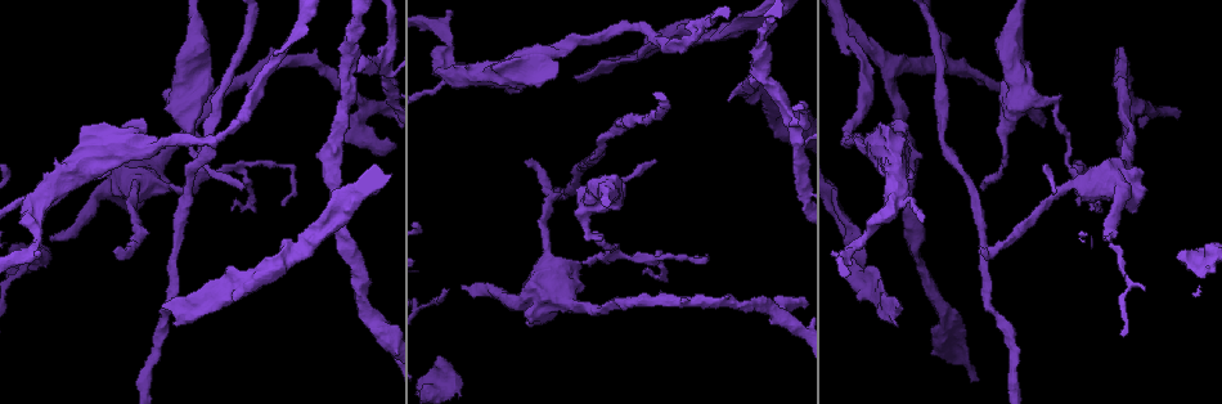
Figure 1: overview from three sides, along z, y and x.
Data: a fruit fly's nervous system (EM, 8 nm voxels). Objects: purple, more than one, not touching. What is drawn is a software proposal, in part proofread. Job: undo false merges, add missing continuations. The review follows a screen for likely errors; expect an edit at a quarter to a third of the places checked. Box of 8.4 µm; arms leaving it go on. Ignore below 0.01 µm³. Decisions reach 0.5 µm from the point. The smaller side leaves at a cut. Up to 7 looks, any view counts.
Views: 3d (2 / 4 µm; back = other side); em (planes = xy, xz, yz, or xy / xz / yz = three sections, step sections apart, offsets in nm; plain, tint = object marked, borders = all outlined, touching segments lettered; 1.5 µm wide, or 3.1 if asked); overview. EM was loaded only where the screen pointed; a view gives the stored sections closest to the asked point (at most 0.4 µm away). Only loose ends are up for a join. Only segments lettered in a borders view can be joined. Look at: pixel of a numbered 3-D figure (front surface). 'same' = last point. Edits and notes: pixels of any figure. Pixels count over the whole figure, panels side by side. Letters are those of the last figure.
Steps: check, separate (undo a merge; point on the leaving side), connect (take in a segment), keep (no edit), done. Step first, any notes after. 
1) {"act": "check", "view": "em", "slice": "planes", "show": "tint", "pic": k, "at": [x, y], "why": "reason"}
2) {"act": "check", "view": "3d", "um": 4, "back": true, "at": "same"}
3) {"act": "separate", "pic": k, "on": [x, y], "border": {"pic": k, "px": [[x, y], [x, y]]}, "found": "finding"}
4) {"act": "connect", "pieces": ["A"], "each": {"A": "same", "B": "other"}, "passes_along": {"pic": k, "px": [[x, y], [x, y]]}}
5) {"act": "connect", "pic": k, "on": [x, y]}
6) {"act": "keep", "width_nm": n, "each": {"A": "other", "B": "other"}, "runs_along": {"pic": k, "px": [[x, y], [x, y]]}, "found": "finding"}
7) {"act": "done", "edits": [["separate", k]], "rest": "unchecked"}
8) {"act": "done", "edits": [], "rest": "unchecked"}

{"act": "check", "view": "em", "slice": "xz", "step": 8, "show": "borders", "pic": 1, "at": [607, 256], "why": "calibre changes"}

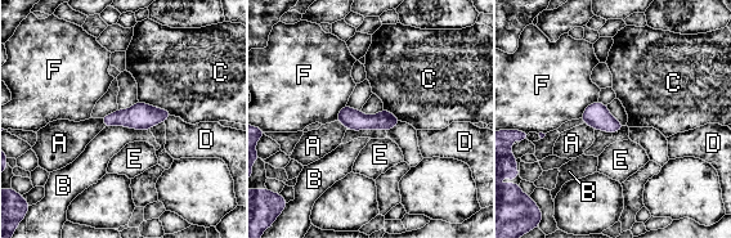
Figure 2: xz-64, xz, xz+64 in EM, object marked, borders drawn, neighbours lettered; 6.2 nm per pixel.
{"act": "keep", "each": {"A": "other", "B": "other", "C": "other", "D": "other", "E": "other", "F": "other"}, "border": {"pic": 2, "px": [[104, 126], [128, 126], [149, 130]]}, "found": "continuous, no second cell"}

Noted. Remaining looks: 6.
{"act": "check", "view": "em", "slice": "planes", "show": "tint", "pic": 1, "at": [893, 67], "why": "a fork"}

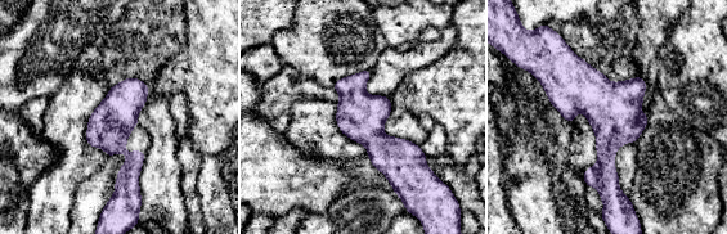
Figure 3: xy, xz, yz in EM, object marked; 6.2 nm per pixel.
{"act": "check", "view": "em", "slice": "planes", "show": "borders", "at": "same", "why": "what lies round it"}

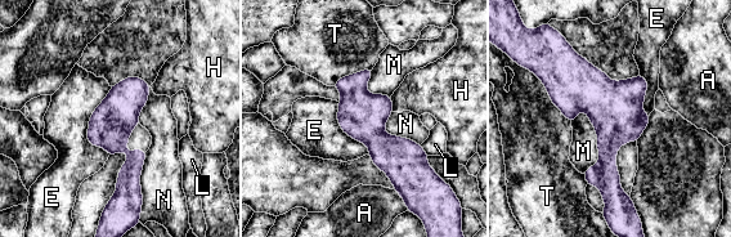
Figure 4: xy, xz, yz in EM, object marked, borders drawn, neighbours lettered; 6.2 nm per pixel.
{"act": "keep", "each": {"A": "other", "E": "other", "H": "other", "L": "other", "M": "other", "N": "other", "T": "other"}, "runs_along": {"pic": 4, "px": [[570, 52], [606, 107], [605, 193]]}, "found": "one cell here"}

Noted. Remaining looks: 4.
{"act": "check", "view": "3d", "um": 2, "pic": 1, "at": [1136, 108], "why": "branch point"}

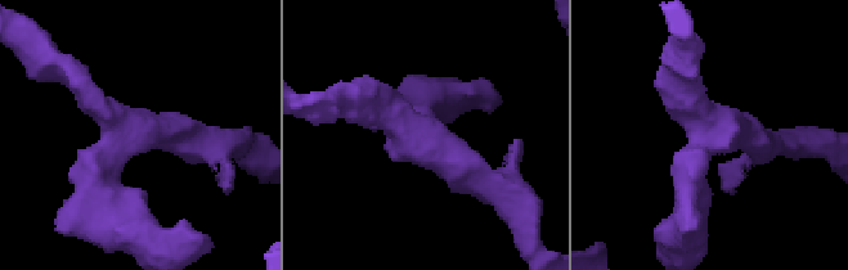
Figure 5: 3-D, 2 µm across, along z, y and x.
{"act": "check", "view": "em", "slice": "planes", "show": "borders", "pic": 5, "at": [118, 129], "arms": 3, "arm_widths_nm": [200, 220, 260], "why": "need the tissue"}

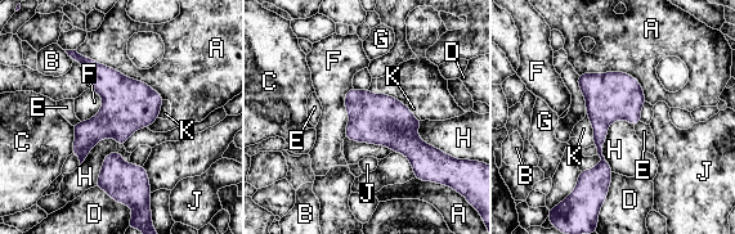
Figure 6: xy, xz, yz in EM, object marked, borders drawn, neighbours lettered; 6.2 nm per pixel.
{"act": "keep", "each": {"A": "other", "B": "other", "C": "other", "D": "other", "E": "other", "F": "other", "G": "other", "H": "other", "J": "other", "K": "other"}, "border": {"pic": 6, "px": [[353, 88], [345, 95], [344, 136]]}, "found": "all the same cell"}

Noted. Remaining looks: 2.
{"act": "done", "edits": [], "rest": "unchecked"}

